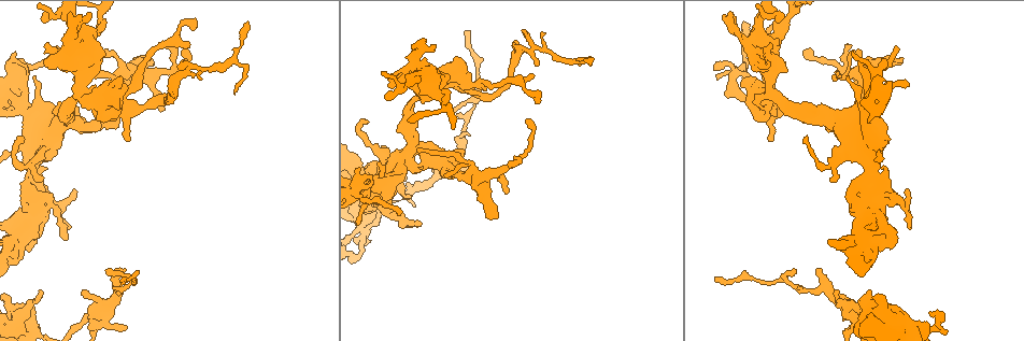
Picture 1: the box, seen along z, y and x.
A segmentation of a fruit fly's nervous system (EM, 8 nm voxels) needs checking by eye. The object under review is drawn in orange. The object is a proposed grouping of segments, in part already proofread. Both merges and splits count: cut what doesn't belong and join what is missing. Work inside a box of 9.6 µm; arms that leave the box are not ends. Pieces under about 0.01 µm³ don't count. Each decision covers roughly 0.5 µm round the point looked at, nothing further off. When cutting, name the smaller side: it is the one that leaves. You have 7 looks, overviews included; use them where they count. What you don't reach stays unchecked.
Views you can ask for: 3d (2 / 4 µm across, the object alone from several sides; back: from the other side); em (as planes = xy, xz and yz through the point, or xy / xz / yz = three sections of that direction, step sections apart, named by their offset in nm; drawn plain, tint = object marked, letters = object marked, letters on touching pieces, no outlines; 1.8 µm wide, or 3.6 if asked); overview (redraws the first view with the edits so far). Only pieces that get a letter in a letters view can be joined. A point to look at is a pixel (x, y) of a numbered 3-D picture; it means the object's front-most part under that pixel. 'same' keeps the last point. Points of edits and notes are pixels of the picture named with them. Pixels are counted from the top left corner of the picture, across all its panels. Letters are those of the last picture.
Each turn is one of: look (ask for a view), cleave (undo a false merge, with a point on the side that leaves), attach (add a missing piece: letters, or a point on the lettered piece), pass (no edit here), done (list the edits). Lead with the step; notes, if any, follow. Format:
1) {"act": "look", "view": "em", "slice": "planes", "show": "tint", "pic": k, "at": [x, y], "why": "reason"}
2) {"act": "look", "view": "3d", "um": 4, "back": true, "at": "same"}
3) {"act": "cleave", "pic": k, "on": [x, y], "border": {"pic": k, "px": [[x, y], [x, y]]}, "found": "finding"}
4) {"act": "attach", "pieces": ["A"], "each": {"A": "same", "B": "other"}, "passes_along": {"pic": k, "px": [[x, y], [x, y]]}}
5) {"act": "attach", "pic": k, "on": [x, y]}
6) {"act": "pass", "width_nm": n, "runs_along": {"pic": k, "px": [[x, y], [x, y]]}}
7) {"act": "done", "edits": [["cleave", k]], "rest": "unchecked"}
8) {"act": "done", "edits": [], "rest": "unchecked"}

{"act": "look", "view": "em", "slice": "planes", "show": "letters", "pic": 1, "at": [24, 101], "why": "touches itself"}

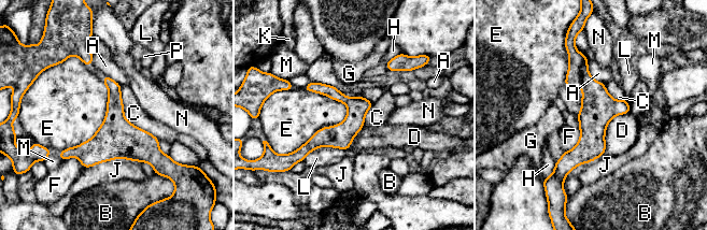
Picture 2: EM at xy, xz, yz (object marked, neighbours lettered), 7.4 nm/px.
{"act": "pass", "each": {"A": "other", "B": "other", "C": "other", "D": "other", "E": "other", "F": "other", "G": "other", "H": "other", "J": "other", "K": "other", "L": "other", "M": "other", "N": "other", "P": "other"}, "runs_along": {"pic": 2, "px": [[573, 55], [592, 140], [564, 171]]}, "found": "all the same neuron"}

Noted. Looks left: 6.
{"act": "look", "view": "3d", "um": 2, "back": true, "pic": 1, "at": [97, 312], "why": "a fork"}

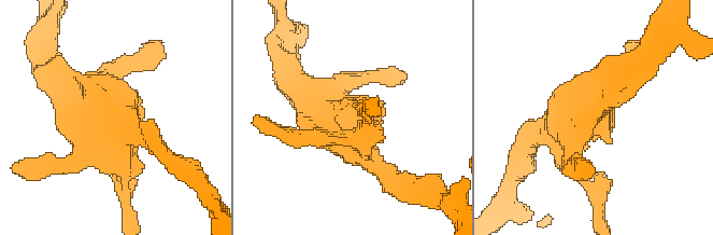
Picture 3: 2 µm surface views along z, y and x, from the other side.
{"act": "look", "view": "em", "slice": "planes", "show": "letters", "pic": 3, "at": [107, 113]}

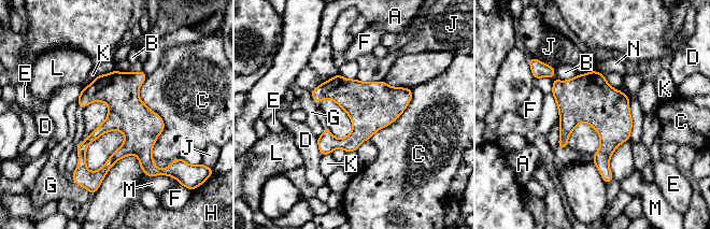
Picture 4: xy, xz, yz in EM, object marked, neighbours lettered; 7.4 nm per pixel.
{"act": "pass", "longest_contact_nm": ["C", 650], "each": {"A": "other", "B": "other", "C": "other", "D": "other", "E": "other", "F": "other", "G": "other", "H": "other", "J": "other", "K": "other", "L": "other", "M": "other", "N": "other"}, "runs_along": {"pic": 4, "px": [[141, 74], [130, 142], [97, 177]]}, "found": "one neuron here"}

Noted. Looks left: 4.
{"act": "look", "view": "3d", "um": 4, "pic": 1, "at": [893, 326], "why": "small branch off a trunk"}

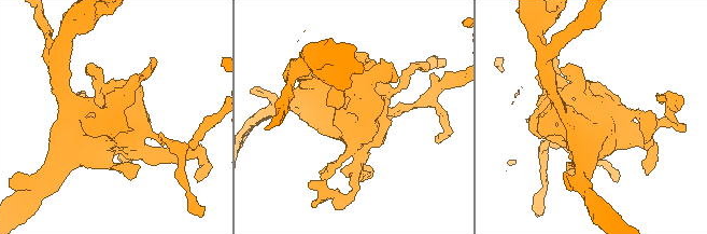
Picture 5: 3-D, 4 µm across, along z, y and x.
{"act": "look", "view": "em", "um": 3.6, "slice": "xy", "step": 16, "show": "letters", "pic": 5, "at": [593, 119]}

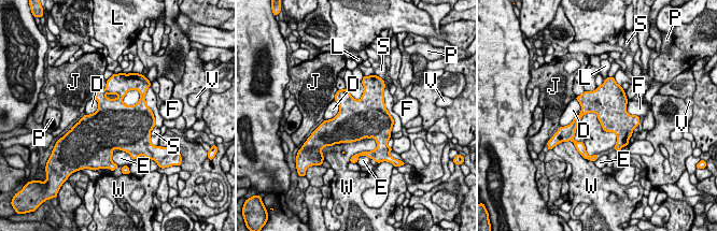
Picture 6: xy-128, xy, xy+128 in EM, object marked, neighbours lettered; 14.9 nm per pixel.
{"act": "pass", "each": {"D": "other", "E": "other", "F": "other", "J": "other", "L": "other", "P": "other", "S": "other", "V": "other", "W": "other"}, "border": {"pic": 6, "px": [[575, 97], [580, 112], [563, 127]]}, "found": "all the same neuron"}

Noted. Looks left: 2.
{"act": "done", "edits": [], "rest": "unchecked"}

